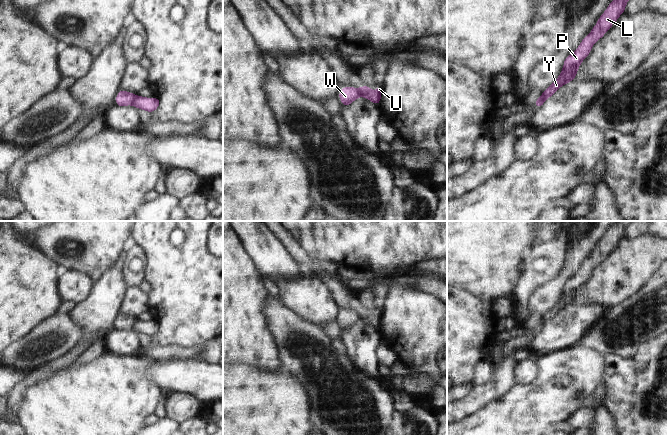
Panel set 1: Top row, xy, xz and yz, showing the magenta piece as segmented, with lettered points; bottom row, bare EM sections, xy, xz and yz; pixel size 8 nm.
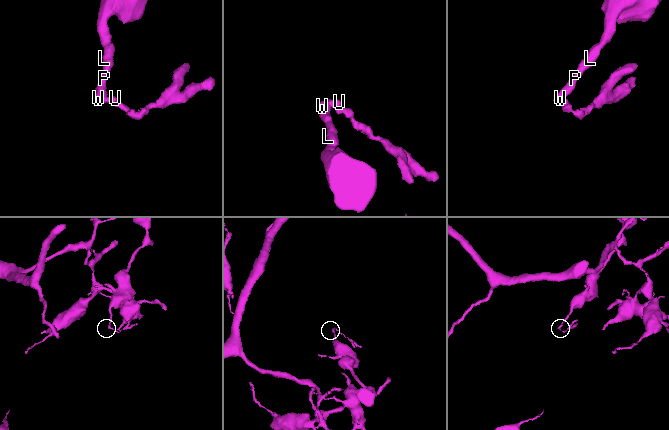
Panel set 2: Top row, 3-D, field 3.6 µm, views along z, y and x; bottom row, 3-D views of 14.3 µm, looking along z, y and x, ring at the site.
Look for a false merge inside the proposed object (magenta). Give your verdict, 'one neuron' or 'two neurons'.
two neurons

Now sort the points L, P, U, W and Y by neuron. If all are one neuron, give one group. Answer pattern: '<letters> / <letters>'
L P W Y / U

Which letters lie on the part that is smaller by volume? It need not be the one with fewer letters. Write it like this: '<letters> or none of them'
U

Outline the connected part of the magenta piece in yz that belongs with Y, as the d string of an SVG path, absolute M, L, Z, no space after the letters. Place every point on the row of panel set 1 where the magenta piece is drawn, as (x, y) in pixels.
M613 0L606 11L599 17L598 23L580 43L578 49L567 56L560 76L542 93L541 99L545 102L558 88L576 78L581 62L589 55L594 43L602 38L606 31L615 24L618 17L624 13L628 0Z

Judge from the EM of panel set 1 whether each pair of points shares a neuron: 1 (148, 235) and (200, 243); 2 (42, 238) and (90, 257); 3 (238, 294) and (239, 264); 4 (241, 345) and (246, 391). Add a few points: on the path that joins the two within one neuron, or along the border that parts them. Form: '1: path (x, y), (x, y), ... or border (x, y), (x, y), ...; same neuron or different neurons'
1: path (161, 248), (164, 251), (187, 251); same neuron
2: path (56, 238), (73, 237), (86, 243); same neuron
3: path (238, 287), (238, 271); same neuron
4: border (233, 365), (251, 365), (266, 370); different neurons

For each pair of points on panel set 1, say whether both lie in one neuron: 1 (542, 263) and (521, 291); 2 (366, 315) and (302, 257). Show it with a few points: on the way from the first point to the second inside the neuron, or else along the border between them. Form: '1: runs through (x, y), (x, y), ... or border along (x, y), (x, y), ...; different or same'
1: runs through (538, 270), (528, 284); same
2: runs through (350, 301), (318, 271); same

